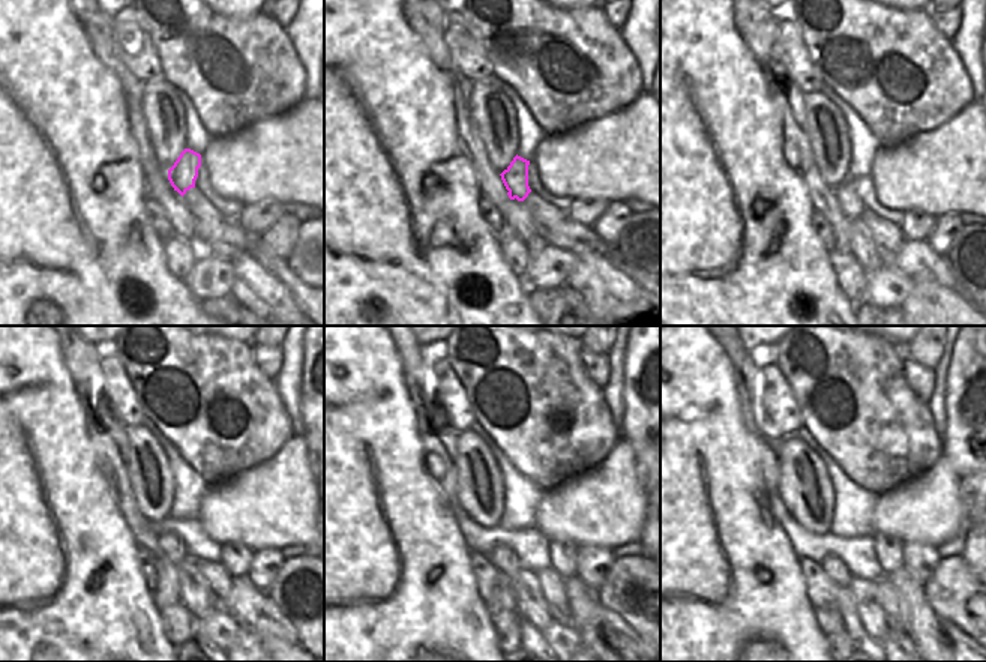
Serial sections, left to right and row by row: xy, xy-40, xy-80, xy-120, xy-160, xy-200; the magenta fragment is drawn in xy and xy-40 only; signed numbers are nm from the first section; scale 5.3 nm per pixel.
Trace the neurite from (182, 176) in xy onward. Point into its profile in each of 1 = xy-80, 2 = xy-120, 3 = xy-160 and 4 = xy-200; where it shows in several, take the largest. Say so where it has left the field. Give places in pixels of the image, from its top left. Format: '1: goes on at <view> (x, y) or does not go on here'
1: goes on at xy-80 (850, 204)
2: goes on at xy-120 (173, 548)
3: goes on at xy-160 (502, 557)
4: goes on at xy-200 (838, 574)

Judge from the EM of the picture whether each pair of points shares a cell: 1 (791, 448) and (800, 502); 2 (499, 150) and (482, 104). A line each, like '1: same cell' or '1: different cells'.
1: same cell
2: same cell

